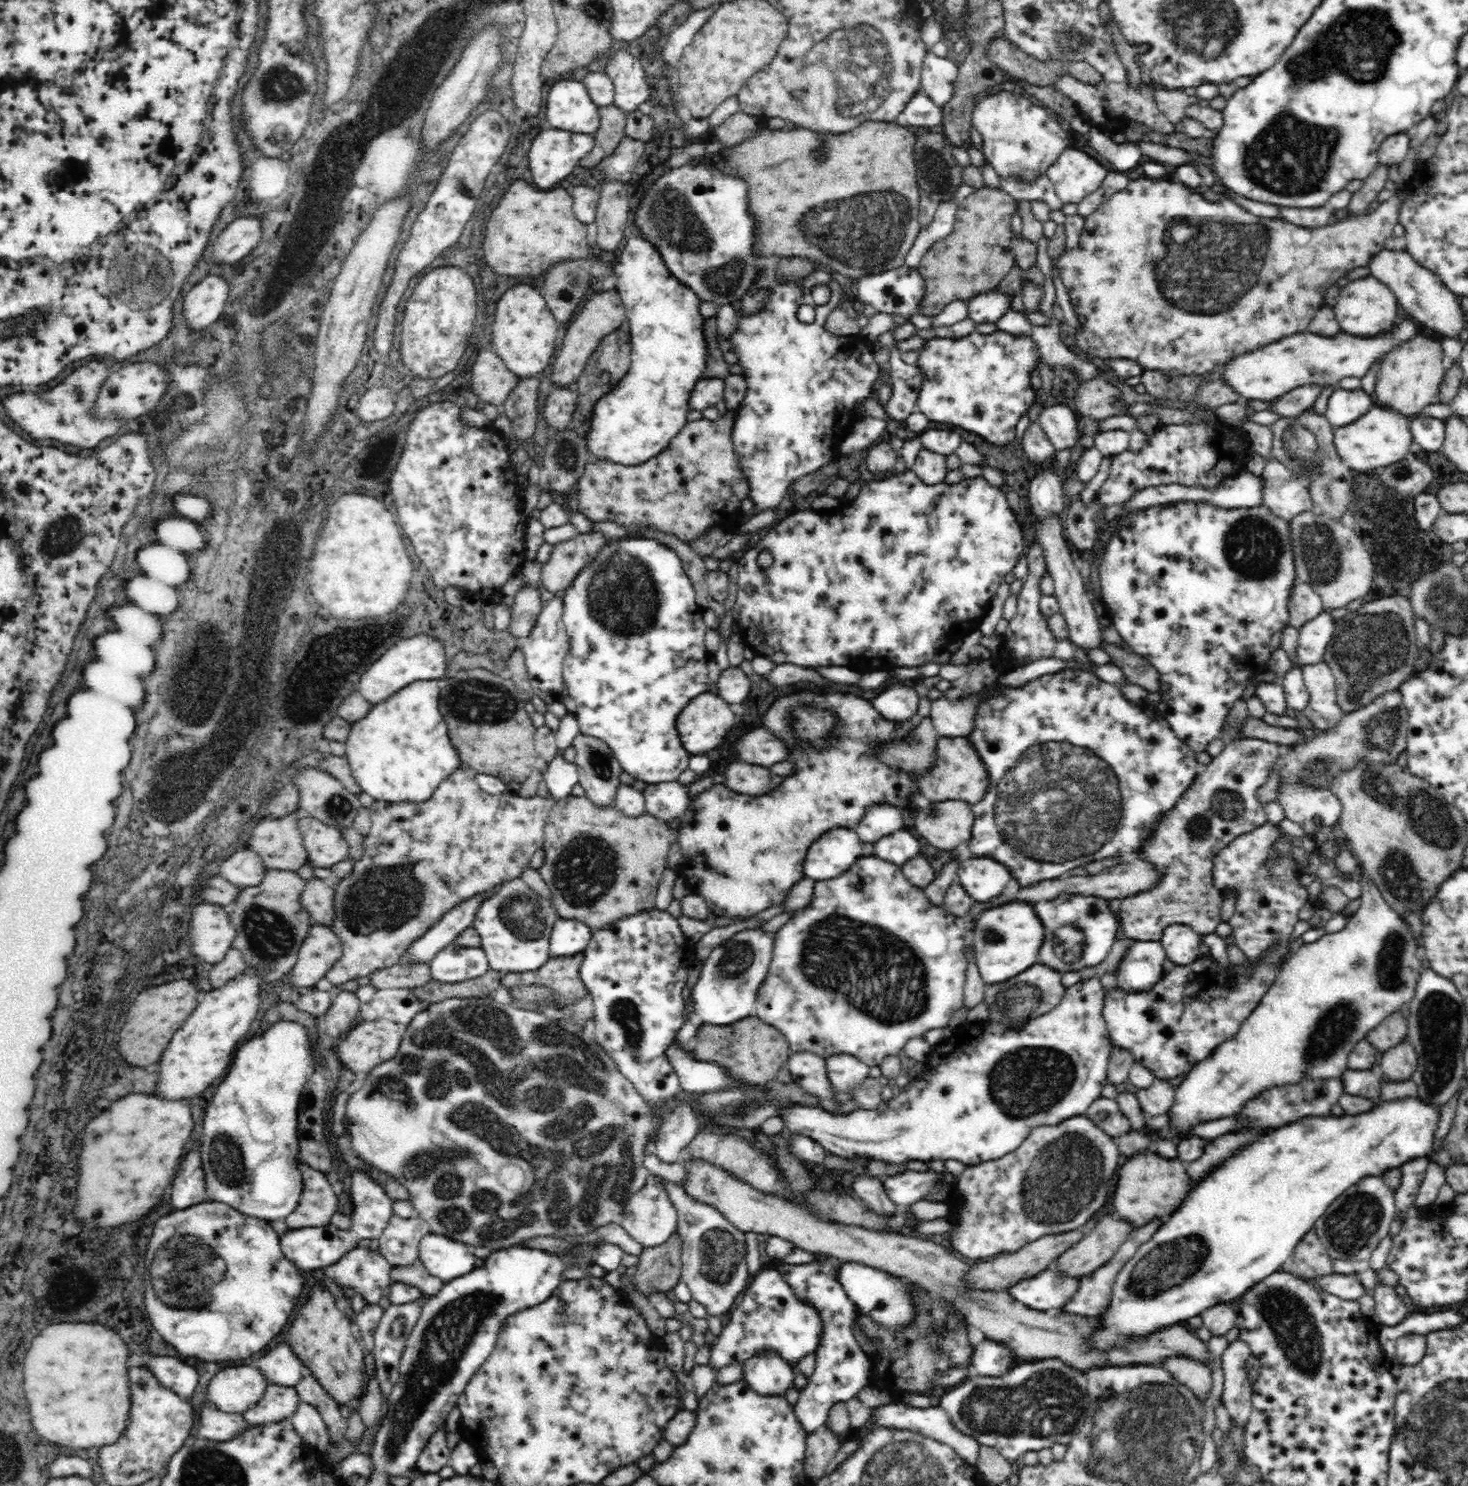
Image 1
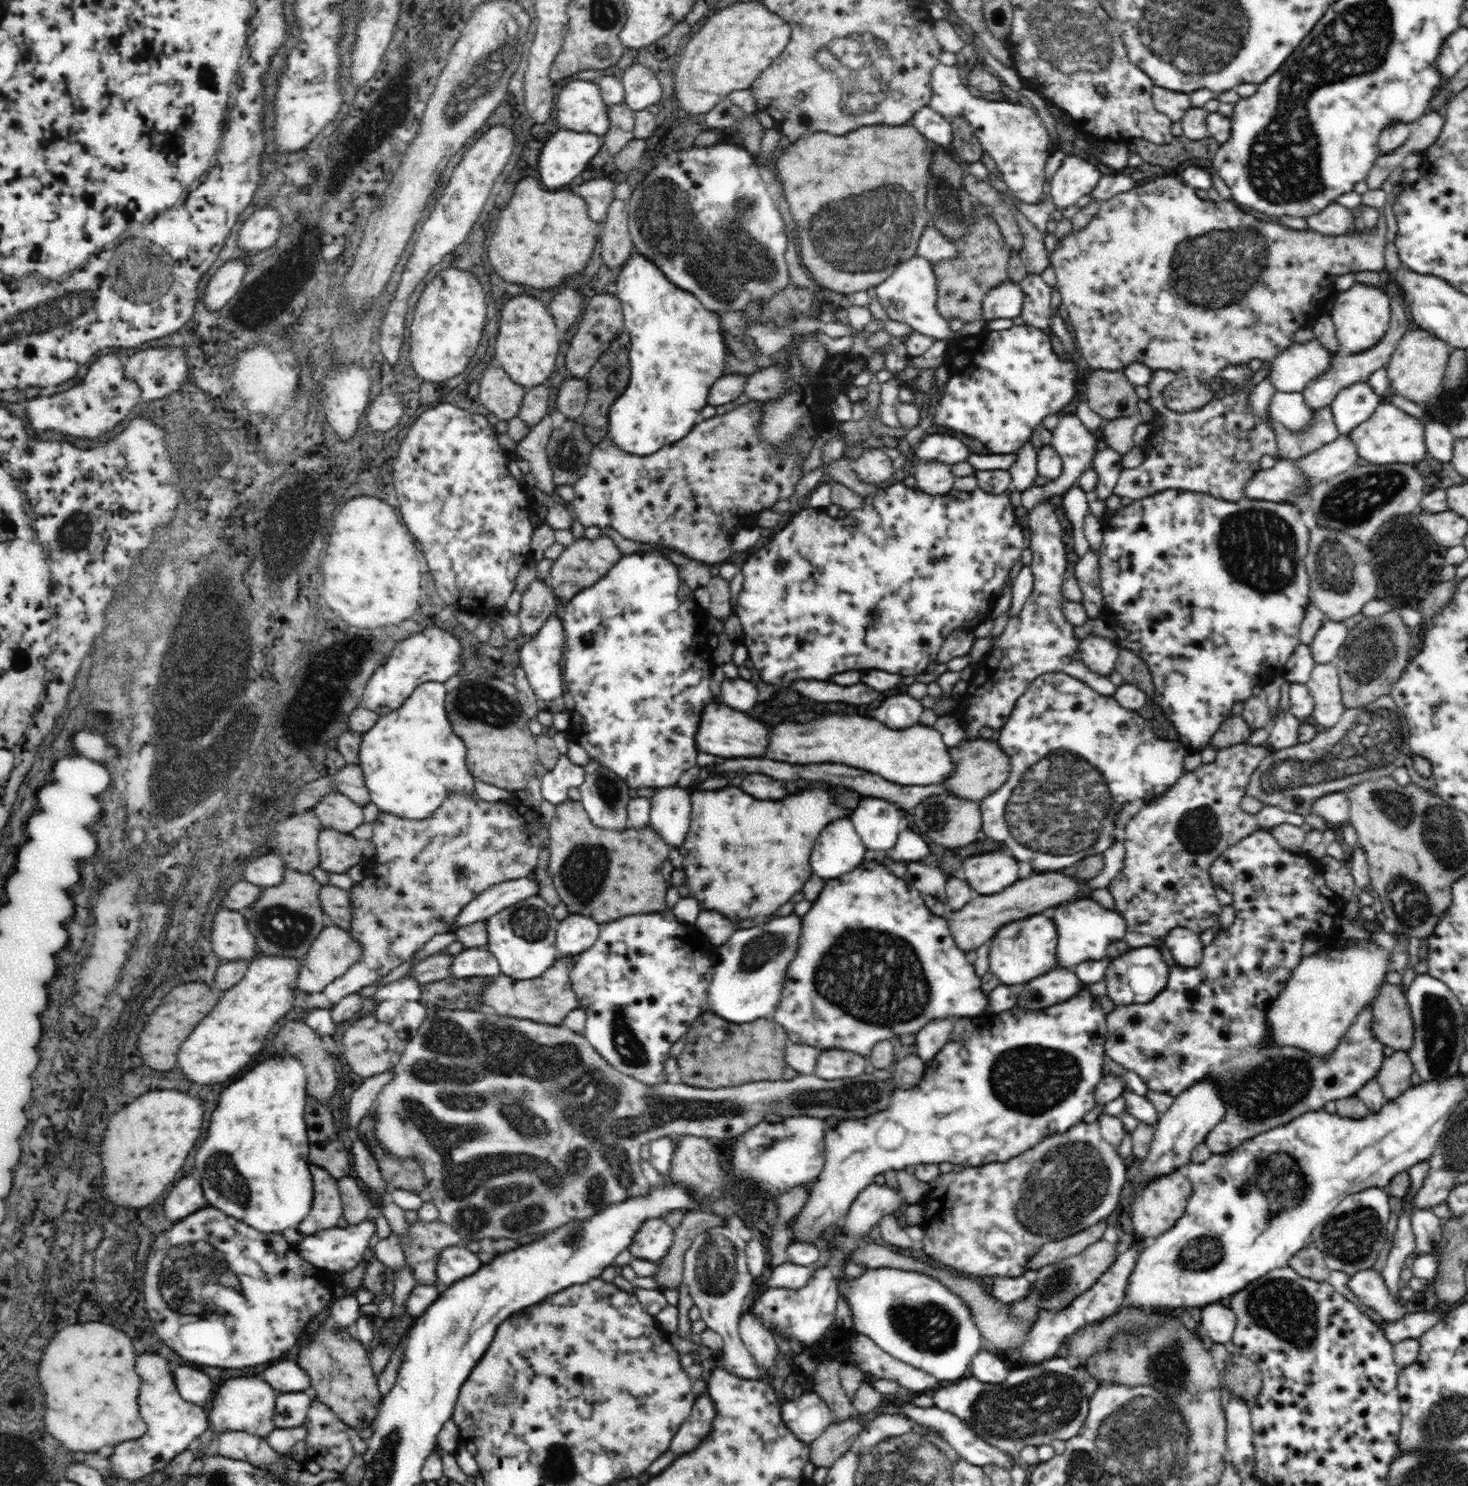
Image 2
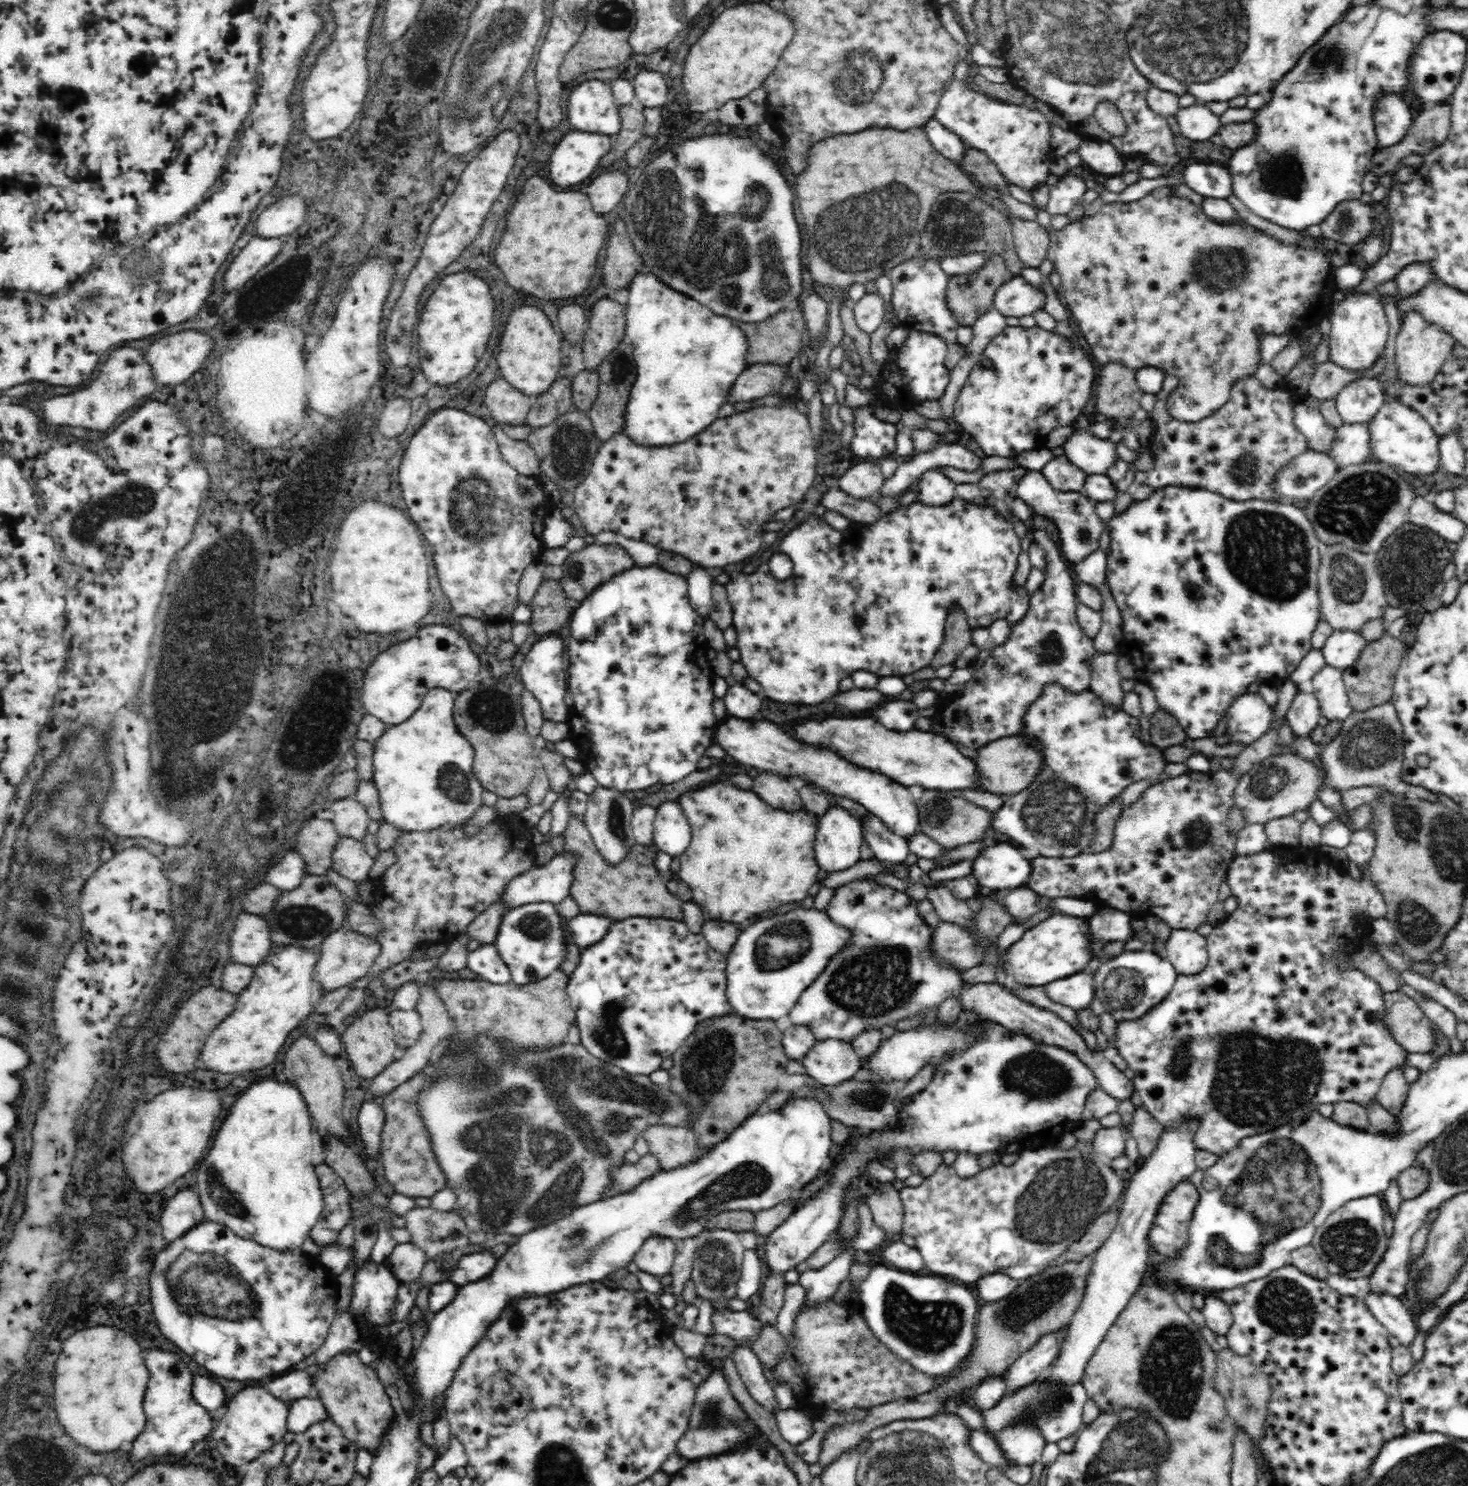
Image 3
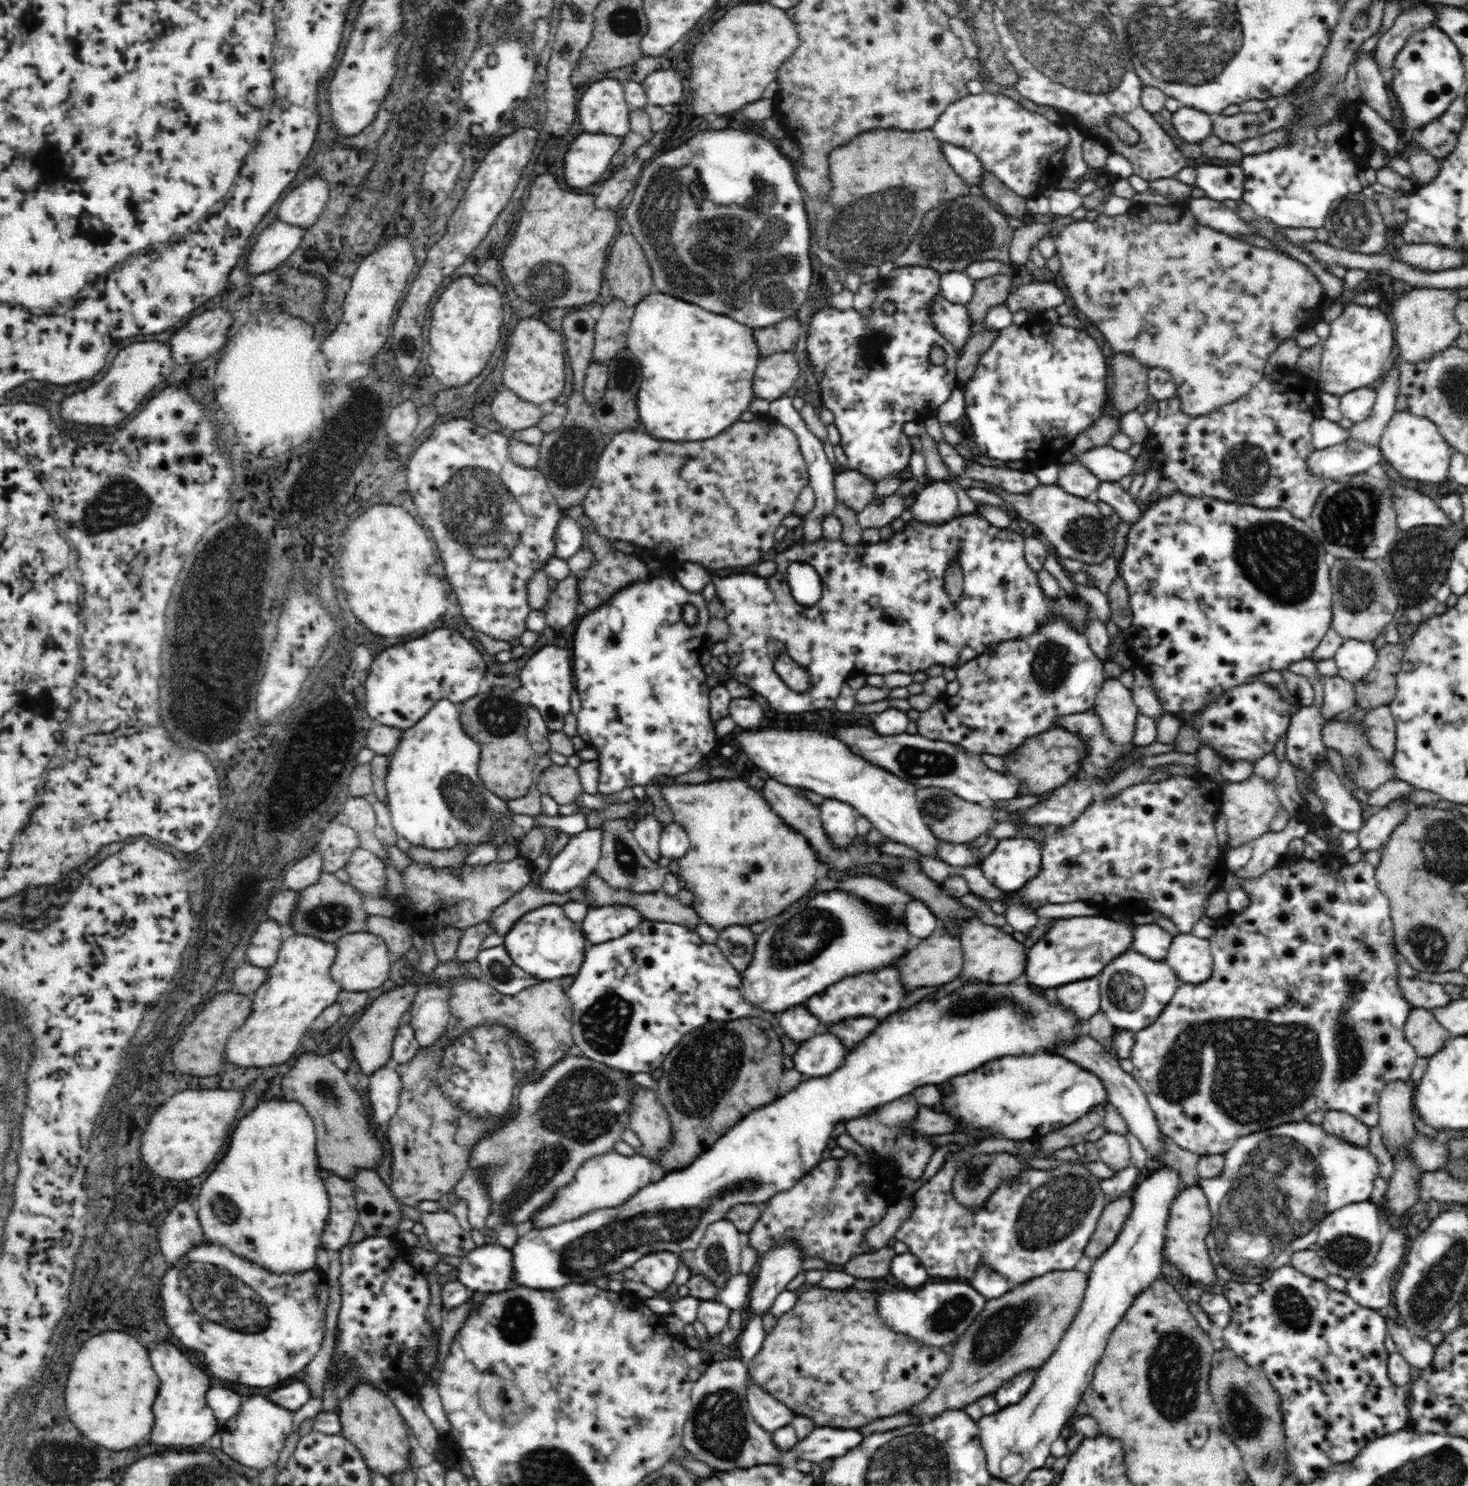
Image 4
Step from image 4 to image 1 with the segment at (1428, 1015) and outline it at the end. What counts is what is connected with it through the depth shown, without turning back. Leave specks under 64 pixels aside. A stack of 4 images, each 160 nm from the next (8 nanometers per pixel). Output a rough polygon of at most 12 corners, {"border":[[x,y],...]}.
{"border":[[1390,1015],[1366,1036],[1382,1052],[1407,1036],[1407,1019]]}

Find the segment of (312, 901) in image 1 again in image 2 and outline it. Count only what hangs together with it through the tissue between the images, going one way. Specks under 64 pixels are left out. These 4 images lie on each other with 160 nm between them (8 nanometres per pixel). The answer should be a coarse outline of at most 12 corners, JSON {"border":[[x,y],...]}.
{"border":[[322,885],[319,899],[329,923],[351,927],[350,891]]}

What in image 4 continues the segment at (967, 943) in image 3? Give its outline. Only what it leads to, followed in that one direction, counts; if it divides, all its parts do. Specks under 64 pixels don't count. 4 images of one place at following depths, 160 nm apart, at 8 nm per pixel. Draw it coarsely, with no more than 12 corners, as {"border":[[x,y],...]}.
{"border":[[938,926],[906,953],[908,989],[938,987],[964,964],[961,939]]}

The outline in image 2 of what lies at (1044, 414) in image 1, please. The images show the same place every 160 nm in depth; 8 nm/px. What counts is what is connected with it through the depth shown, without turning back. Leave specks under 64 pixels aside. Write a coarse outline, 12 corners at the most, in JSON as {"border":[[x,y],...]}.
{"border":[[1060,414],[1051,446],[1062,474],[1021,492],[1030,512],[1062,495],[1093,467],[1097,439],[1076,415]]}

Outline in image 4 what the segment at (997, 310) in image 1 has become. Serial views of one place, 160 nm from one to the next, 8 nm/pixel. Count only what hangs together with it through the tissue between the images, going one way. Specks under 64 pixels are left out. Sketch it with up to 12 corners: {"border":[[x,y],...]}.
{"border":[[1039,277],[1006,300],[1013,314],[1041,315],[1067,304],[1058,285]]}

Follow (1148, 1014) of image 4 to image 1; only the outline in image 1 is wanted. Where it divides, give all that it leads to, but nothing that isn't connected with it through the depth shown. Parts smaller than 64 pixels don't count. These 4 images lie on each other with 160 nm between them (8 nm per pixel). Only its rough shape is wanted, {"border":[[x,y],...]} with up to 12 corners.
{"border":[[1135,941],[1112,972],[1118,989],[1147,992],[1163,978],[1161,941]]}

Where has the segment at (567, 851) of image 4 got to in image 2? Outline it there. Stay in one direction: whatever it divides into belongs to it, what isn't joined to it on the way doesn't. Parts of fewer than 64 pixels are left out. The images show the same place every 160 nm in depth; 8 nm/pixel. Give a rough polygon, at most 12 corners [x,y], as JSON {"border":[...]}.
{"border":[[535,877],[495,884],[459,912],[454,930],[538,896]]}

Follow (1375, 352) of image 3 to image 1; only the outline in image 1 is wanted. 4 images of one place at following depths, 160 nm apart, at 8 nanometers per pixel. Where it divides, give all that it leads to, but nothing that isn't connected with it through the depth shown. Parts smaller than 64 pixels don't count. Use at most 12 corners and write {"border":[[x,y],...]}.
{"border":[[1371,275],[1339,289],[1342,333],[1384,334],[1402,318],[1396,296]]}

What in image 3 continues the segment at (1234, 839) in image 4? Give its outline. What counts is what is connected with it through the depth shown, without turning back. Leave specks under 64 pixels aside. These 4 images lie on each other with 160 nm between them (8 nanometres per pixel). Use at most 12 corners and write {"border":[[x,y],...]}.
{"border":[[1290,752],[1239,778],[1245,824],[1306,811],[1323,772]]}

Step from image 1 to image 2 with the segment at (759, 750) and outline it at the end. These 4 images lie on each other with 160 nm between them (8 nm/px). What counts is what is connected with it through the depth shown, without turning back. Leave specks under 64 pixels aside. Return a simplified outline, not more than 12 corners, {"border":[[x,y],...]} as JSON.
{"border":[[842,714],[770,732],[768,756],[901,786],[951,777],[942,734]]}

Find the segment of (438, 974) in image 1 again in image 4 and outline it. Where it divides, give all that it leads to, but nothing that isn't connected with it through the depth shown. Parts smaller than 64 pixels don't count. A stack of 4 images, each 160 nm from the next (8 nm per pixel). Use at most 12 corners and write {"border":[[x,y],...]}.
{"border":[[505,945],[482,948],[482,980],[504,996],[544,981],[514,964]]}

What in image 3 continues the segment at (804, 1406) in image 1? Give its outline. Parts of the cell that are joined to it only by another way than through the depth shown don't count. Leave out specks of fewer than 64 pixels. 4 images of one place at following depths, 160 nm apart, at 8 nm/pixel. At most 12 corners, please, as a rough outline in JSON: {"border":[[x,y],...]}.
{"border":[[780,1409],[775,1415],[782,1438],[792,1445],[814,1433],[820,1412]]}

